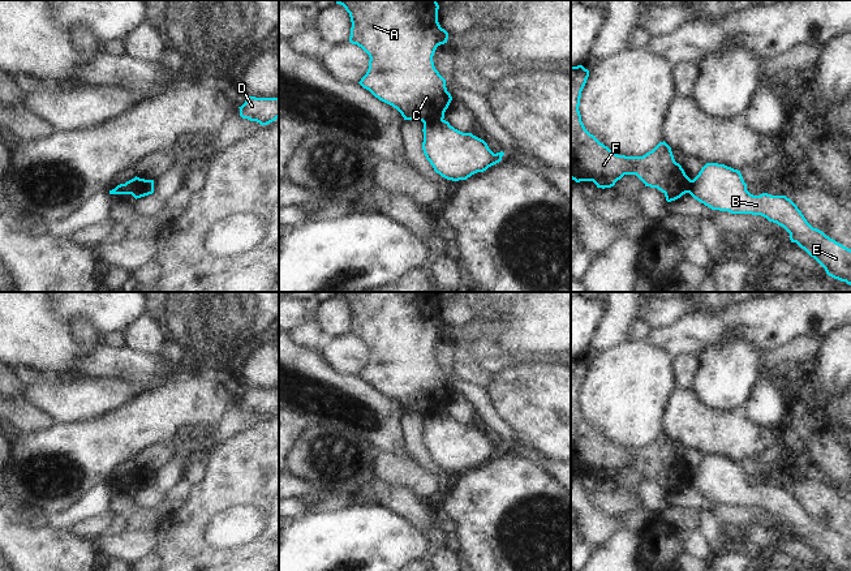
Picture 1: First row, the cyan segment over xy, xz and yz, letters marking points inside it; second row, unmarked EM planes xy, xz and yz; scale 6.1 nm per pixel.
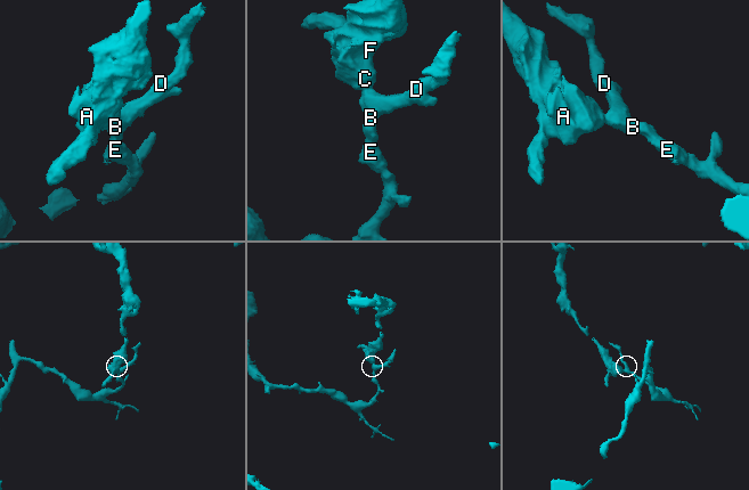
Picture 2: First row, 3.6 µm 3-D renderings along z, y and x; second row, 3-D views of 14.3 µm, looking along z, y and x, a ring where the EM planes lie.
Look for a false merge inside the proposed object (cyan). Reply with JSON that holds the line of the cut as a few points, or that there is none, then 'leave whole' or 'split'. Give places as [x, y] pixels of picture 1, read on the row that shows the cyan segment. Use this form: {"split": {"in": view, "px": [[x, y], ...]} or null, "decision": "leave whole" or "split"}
{"split": {"in": "xy", "px": [[146, 180], [140, 187], [137, 197]]}, "decision": "split"}

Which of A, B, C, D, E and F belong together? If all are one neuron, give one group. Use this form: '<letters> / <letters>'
A C F / B D E

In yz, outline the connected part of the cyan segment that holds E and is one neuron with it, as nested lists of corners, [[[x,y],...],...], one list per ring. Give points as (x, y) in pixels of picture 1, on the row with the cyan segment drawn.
[[[706,163],[699,175],[691,180],[688,193],[712,210],[761,215],[769,222],[777,223],[790,233],[791,242],[796,242],[813,257],[829,276],[851,286],[851,249],[830,239],[822,231],[813,228],[798,206],[786,196],[772,196],[768,193],[753,196],[747,190],[747,184],[740,171],[718,163]]]

